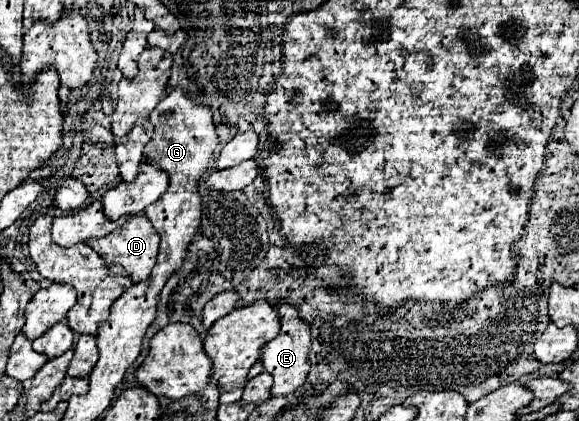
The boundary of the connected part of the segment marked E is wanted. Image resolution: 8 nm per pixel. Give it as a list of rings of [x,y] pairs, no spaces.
[[[279,301],[277,303],[277,311],[279,311],[279,319],[281,319],[281,333],[269,341],[269,345],[265,345],[263,355],[261,355],[261,363],[265,367],[265,371],[269,371],[275,379],[271,393],[273,395],[287,395],[293,393],[297,387],[301,387],[309,375],[309,345],[311,345],[311,337],[309,337],[309,325],[299,317],[297,309],[287,303],[287,301]]]

